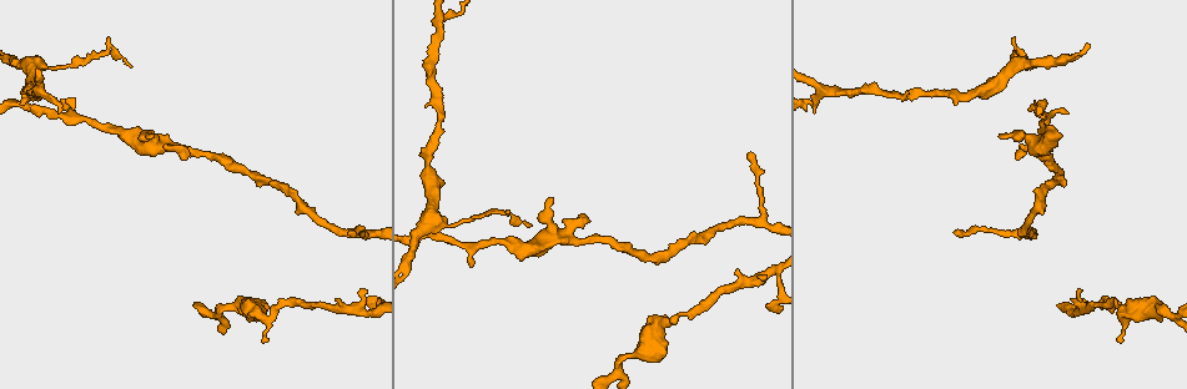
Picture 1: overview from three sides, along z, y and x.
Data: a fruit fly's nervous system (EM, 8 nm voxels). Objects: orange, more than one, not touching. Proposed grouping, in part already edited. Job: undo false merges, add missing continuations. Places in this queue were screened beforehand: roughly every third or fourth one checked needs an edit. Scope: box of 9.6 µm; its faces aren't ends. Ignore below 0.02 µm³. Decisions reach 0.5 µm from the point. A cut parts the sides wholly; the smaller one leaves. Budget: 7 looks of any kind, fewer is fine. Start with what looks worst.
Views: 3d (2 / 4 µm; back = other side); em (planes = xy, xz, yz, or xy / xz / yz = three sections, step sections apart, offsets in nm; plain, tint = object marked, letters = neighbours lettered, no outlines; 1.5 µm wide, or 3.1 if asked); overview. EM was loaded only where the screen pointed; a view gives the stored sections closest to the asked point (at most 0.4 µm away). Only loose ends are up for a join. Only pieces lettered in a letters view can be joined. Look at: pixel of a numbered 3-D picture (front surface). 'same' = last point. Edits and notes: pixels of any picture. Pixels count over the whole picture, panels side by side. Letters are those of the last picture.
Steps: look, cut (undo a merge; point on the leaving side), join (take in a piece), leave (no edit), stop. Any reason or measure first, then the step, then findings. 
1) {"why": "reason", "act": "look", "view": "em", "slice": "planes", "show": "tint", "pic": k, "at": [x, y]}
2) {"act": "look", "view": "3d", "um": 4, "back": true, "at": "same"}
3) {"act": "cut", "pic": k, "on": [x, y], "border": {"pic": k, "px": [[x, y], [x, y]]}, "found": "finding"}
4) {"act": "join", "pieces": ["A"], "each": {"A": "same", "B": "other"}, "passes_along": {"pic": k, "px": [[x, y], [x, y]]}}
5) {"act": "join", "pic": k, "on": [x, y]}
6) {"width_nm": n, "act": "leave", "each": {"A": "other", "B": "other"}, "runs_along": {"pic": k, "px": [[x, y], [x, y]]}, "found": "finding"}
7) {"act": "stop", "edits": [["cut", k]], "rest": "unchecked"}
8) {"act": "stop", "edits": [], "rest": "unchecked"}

{"why": "abrupt turn", "act": "look", "view": "3d", "um": 4, "back": true, "pic": 1, "at": [775, 272]}

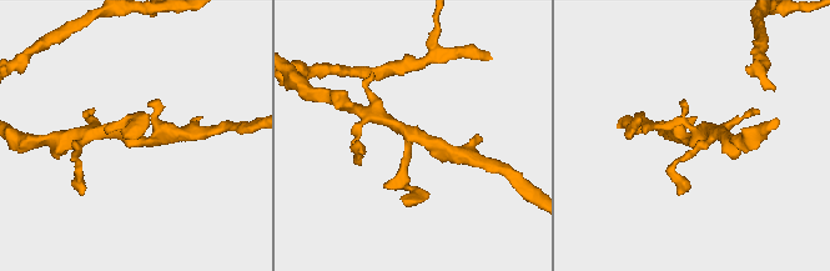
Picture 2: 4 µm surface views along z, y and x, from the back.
{"why": "now the EM", "act": "look", "view": "em", "slice": "planes", "show": "tint", "pic": 2, "at": [417, 137]}

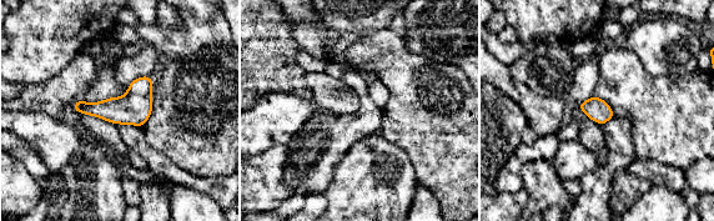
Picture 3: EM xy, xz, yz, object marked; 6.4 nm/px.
{"act": "look", "view": "em", "slice": "planes", "show": "letters", "at": "same"}

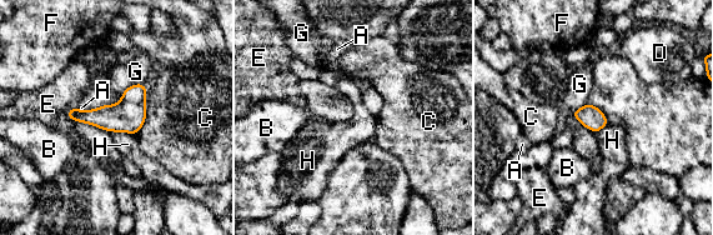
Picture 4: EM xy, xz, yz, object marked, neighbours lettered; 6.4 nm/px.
{"act": "leave", "each": {"A": "other", "B": "other", "C": "other", "D": "other", "E": "other", "F": "other", "G": "other", "H": "other"}, "border": {"pic": 4, "px": [[111, 131], [127, 131], [135, 135]]}, "found": "all the same cell"}

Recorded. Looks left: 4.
{"why": "calibre changes", "act": "look", "view": "em", "slice": "xy", "step": 8, "show": "tint", "pic": 1, "at": [1118, 316]}

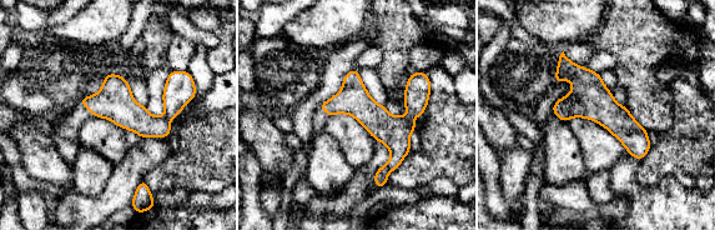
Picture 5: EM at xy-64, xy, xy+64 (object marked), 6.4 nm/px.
{"act": "look", "view": "em", "slice": "planes", "show": "letters", "at": "same"}

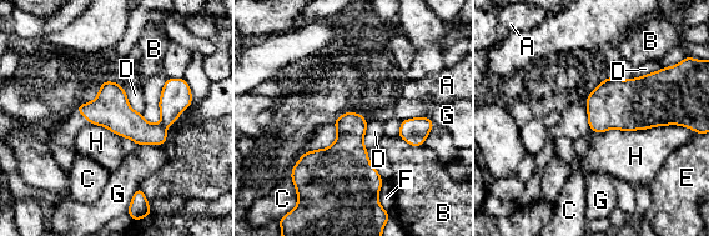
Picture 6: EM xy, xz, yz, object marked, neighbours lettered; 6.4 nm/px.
{"act": "leave", "each": {"A": "other", "B": "other", "C": "other", "D": "other", "E": "other", "F": "other", "G": "other", "H": "other"}, "border": {"pic": 6, "px": [[663, 68], [630, 79]]}, "found": "all the same cell"}

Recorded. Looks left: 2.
{"why": "arms part here", "act": "look", "view": "em", "slice": "planes", "show": "tint", "pic": 1, "at": [825, 89]}

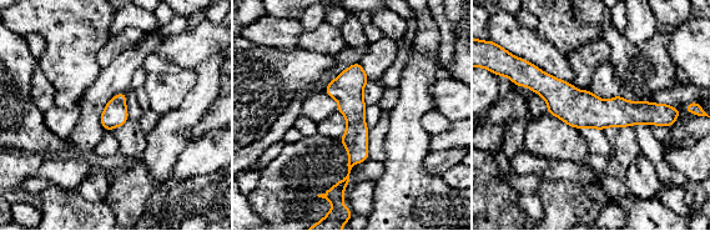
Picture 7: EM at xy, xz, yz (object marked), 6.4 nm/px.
{"act": "look", "view": "em", "slice": "planes", "show": "letters", "at": "same"}

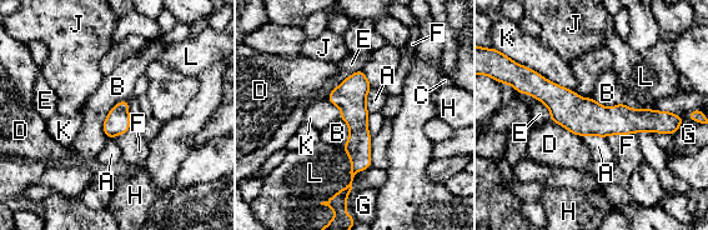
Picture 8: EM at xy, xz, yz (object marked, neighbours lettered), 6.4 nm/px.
{"act": "leave", "each": {"A": "other", "B": "other", "C": "other", "D": "other", "E": "other", "F": "other", "G": "other", "H": "other", "J": "other", "K": "other", "L": "other"}, "border": {"pic": 8, "px": [[513, 60], [583, 98], [591, 98]]}, "found": "all the same cell"}

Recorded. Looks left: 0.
{"act": "stop", "edits": [], "rest": "unchecked"}

